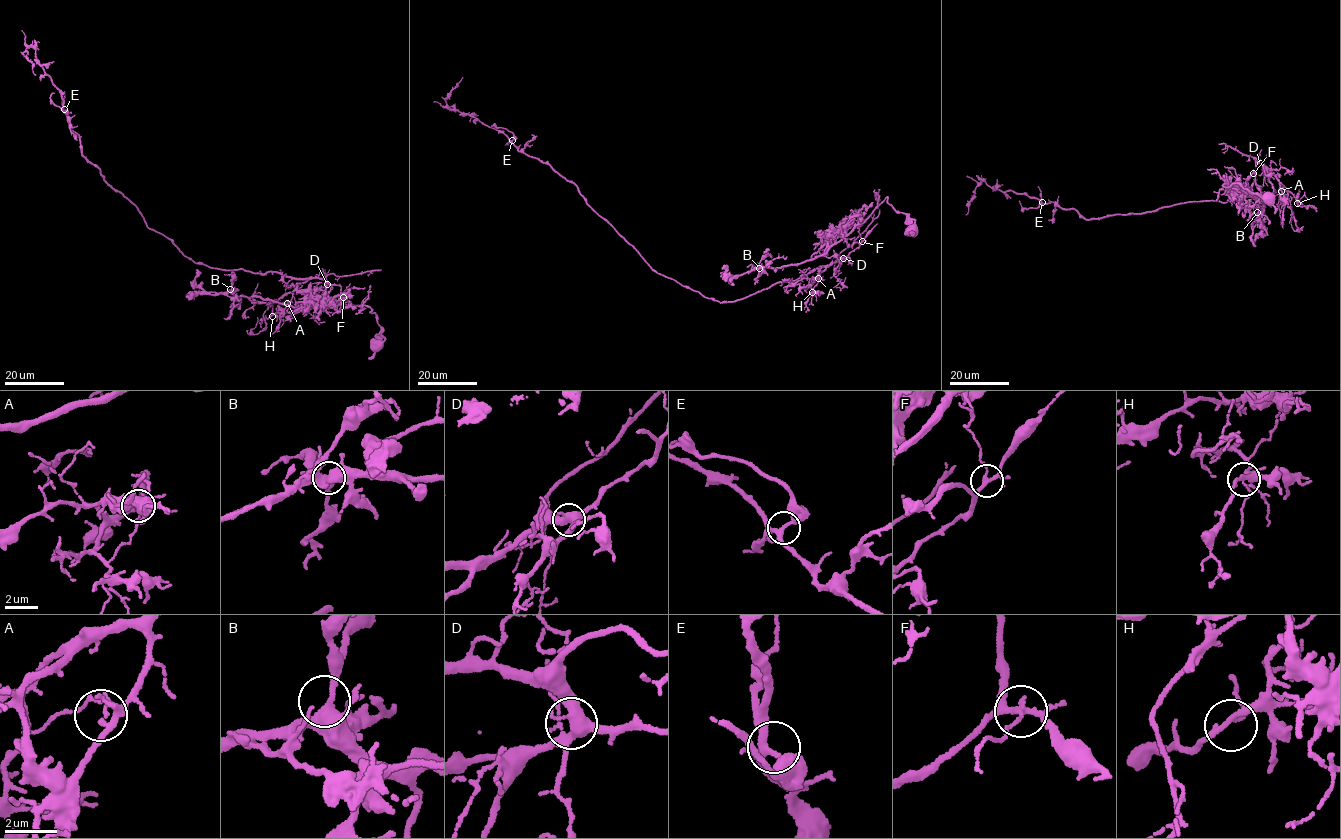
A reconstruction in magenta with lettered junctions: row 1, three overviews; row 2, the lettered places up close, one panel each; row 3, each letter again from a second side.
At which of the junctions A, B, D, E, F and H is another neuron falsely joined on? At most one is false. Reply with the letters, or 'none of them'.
F

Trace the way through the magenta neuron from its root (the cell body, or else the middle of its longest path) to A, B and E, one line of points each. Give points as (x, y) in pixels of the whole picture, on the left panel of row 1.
A: (379, 345), (384, 340), (376, 315), (364, 306), (339, 304), (343, 298), (338, 285), (309, 279), (287, 303)
B: (379, 345), (384, 340), (382, 332), (368, 307), (339, 303), (297, 308), (236, 295), (230, 289)
E: (379, 345), (376, 315), (364, 306), (339, 304), (338, 285), (222, 270), (183, 255), (87, 160), (64, 109)

